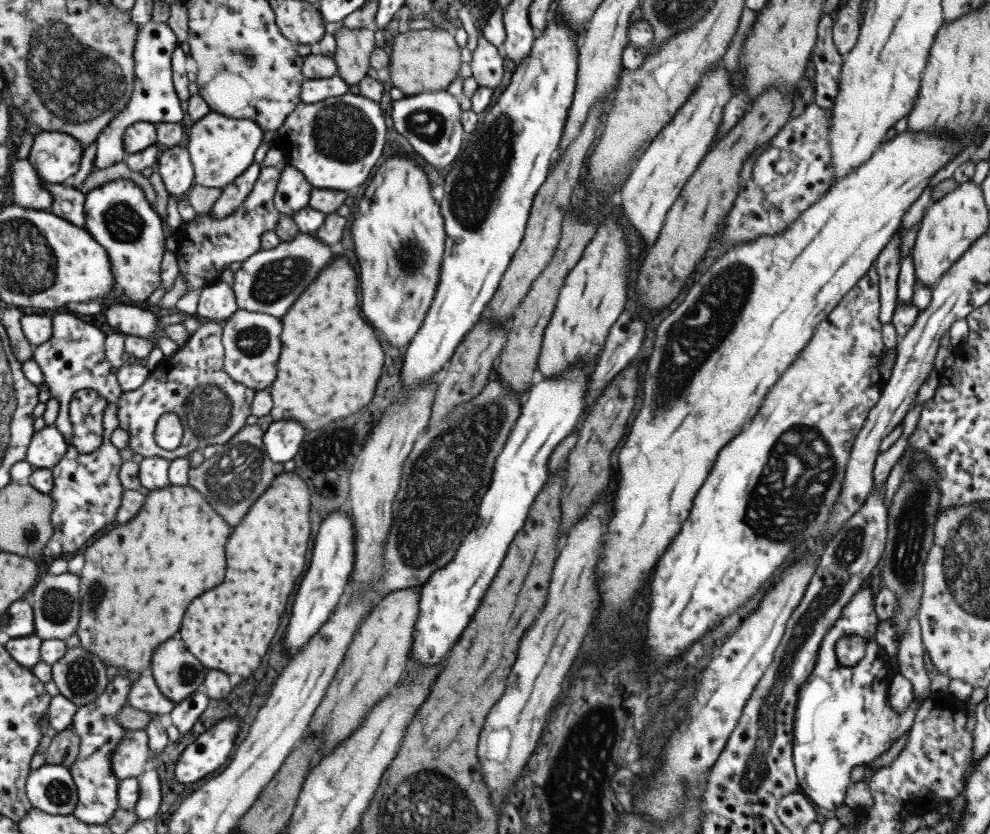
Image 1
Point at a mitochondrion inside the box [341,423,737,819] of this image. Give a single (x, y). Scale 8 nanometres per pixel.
(584, 754)

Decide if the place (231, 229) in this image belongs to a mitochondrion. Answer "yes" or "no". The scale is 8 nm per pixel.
no

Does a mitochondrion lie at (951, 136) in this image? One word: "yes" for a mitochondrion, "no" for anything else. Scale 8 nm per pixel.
no

